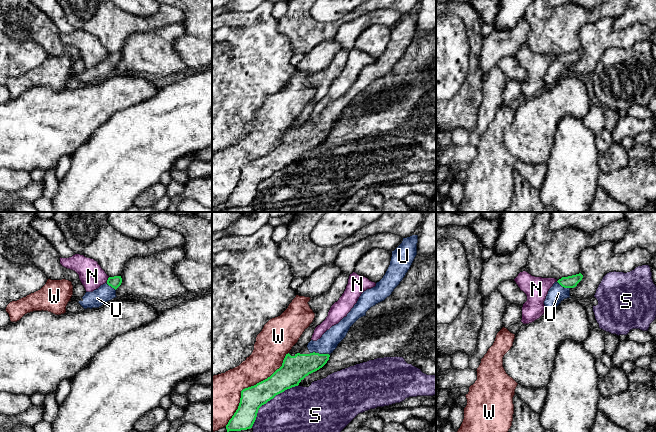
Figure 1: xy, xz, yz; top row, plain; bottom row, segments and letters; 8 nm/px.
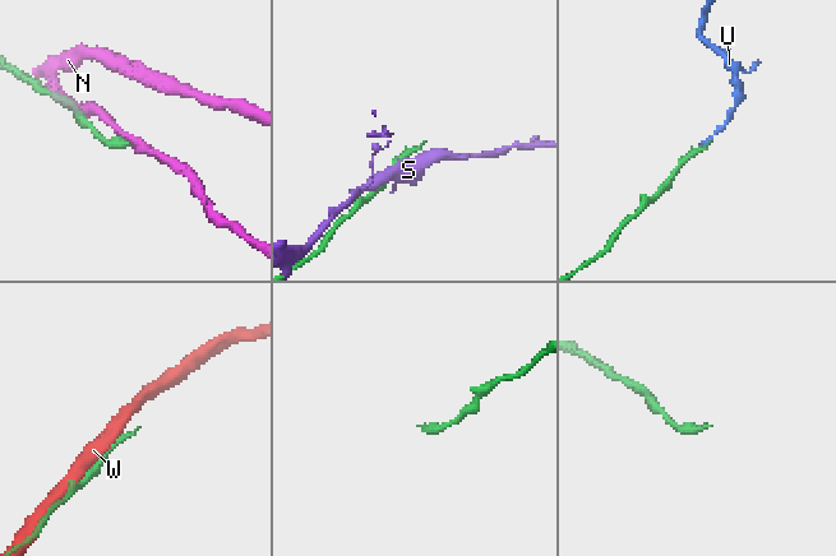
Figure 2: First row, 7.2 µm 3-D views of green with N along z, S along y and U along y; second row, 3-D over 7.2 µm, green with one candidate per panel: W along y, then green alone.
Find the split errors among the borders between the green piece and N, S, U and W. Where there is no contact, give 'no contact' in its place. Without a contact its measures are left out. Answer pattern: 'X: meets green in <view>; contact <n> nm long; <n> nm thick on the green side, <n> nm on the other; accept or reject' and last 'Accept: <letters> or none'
N: meets green in xy; contact 50 nm long; 90 nm thick on the green side, 200 nm on the other; reject
S: meets green in xz; contact 500 nm long; 190 nm thick on the green side, 500 nm on the other; reject
U: meets green in xz; contact 160 nm long; 200 nm thick on the green side, 150 nm on the other; accept
W: meets green in xz; contact 800 nm long; 190 nm thick on the green side, 320 nm on the other; reject
Accept: U

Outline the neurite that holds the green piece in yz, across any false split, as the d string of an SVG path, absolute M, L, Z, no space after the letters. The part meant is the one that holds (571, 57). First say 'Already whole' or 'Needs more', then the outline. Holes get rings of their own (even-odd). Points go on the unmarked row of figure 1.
Needs more. M581 49L562 53L549 65L544 81L546 87L554 86L564 75L570 73L570 65L577 62L582 56L583 51Z

